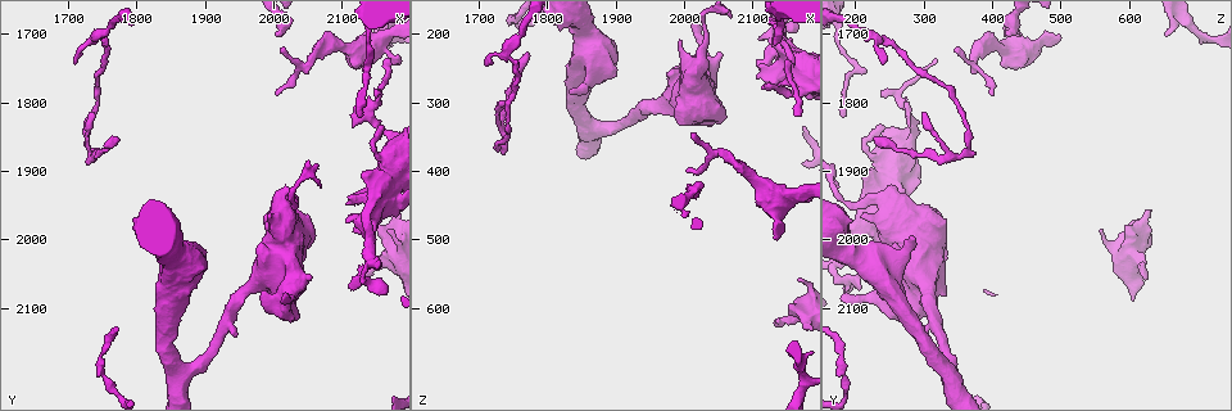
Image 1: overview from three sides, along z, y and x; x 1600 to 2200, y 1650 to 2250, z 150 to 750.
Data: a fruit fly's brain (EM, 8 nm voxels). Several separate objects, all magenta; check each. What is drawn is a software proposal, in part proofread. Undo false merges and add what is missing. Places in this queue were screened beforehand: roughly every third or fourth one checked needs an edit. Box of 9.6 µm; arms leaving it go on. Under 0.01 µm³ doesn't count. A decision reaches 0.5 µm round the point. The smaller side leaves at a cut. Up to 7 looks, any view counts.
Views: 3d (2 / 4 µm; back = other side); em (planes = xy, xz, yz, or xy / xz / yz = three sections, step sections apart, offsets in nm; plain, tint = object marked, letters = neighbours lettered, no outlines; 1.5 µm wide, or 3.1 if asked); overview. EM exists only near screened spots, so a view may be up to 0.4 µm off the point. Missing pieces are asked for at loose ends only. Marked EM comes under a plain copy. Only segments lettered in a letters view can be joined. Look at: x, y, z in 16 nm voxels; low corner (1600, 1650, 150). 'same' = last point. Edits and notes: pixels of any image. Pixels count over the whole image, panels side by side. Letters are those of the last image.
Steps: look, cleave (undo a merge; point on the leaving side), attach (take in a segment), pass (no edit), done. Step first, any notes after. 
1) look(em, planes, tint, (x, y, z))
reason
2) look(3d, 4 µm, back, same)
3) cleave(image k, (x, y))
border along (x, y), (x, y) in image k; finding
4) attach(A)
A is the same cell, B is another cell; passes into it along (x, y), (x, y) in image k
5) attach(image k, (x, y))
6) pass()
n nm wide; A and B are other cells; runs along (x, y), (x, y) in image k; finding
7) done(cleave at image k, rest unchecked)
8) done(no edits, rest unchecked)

look(3d, 2 µm, (1990, 1965, 210))

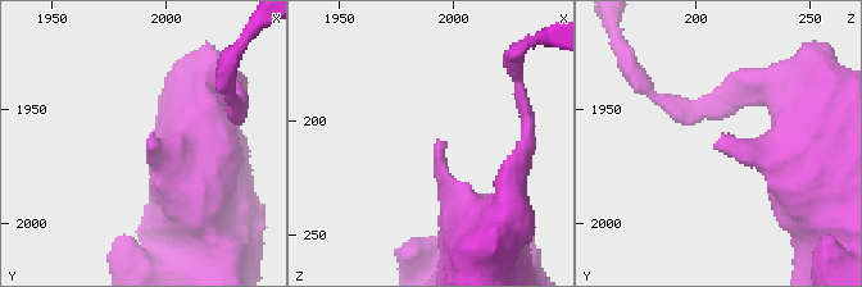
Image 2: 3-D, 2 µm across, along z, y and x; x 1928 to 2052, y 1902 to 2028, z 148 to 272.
look(em, yz, step 4, letters, (1991, 1967, 209))

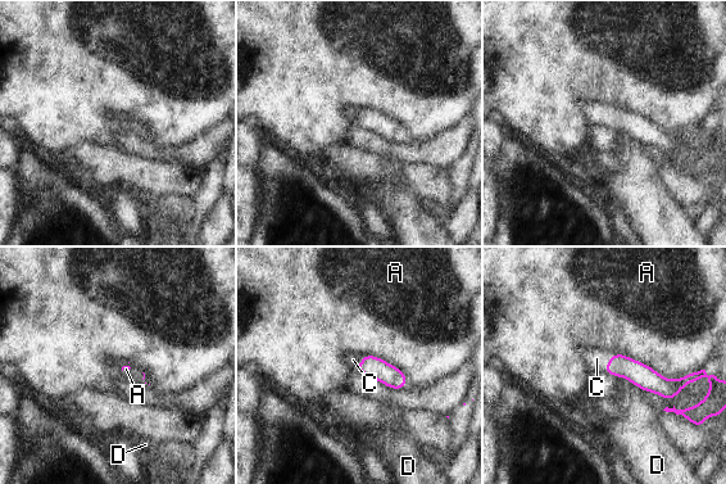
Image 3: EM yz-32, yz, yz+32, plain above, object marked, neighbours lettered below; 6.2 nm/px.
attach(image 3, (597, 358))
C is the same cell, A and D are other cells; passes into it along (639, 374), (607, 363), (597, 358) in image 3; it goes on there

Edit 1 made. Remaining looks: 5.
look(overview)
see it whole again

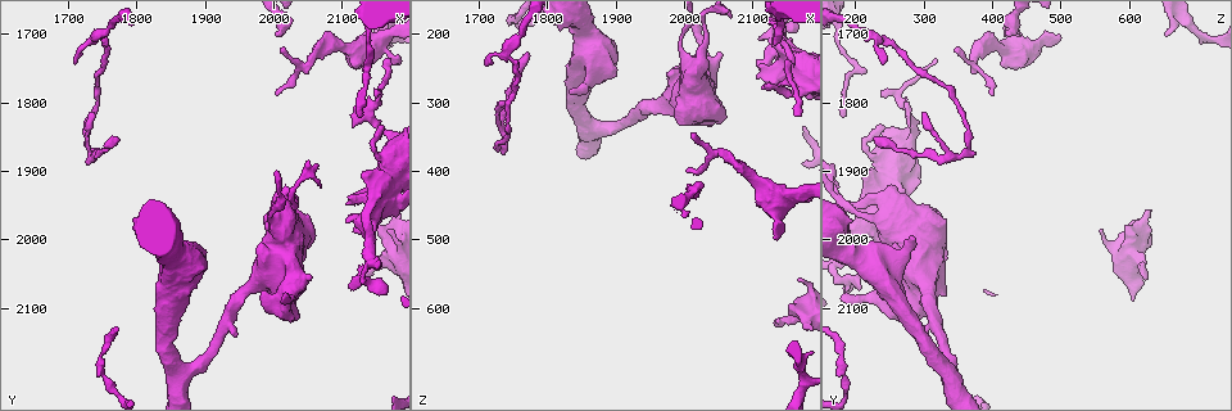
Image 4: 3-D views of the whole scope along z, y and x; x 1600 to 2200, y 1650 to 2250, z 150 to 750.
look(3d, 4 µm, back, (2170, 1985, 555))
thin end

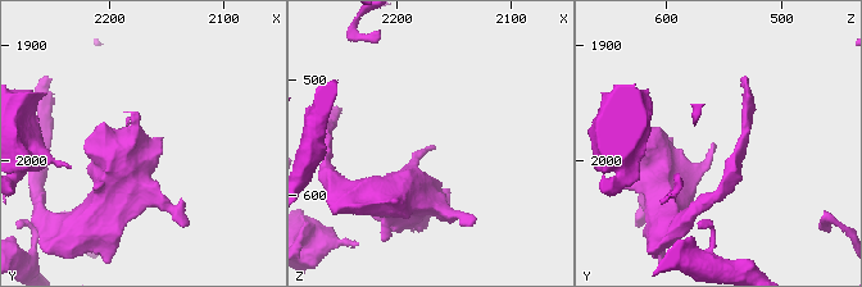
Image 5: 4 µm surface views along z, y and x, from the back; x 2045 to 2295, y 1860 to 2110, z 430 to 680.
look(em, xz, step 4, tint, (2170, 1988, 558))
now the EM

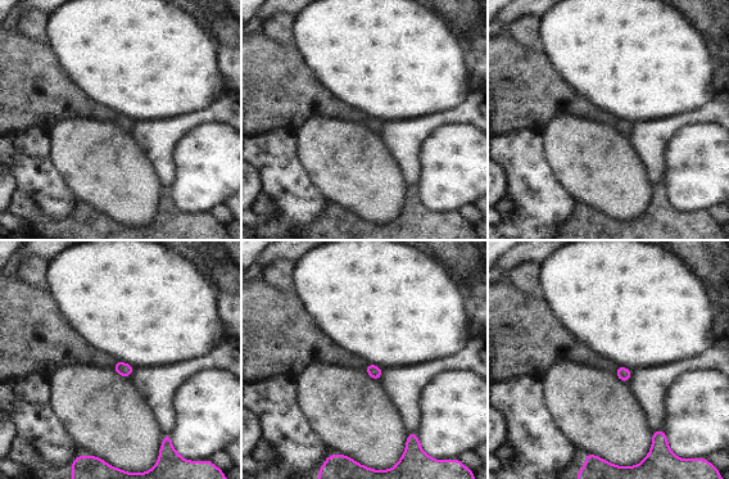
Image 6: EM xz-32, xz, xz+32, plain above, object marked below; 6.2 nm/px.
look(em, planes, letters, same)
cut it another way

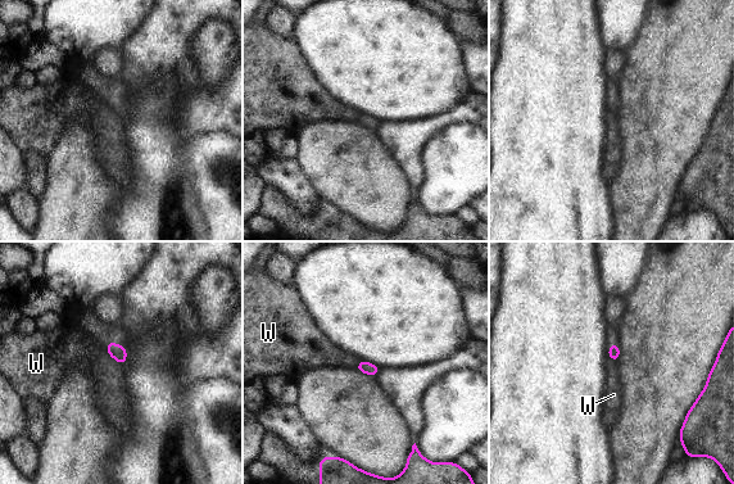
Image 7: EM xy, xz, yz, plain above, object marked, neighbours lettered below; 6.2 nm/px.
pass()
W is another cell; none of them fits

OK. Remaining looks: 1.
done(attach at image 3, rest unchecked)

